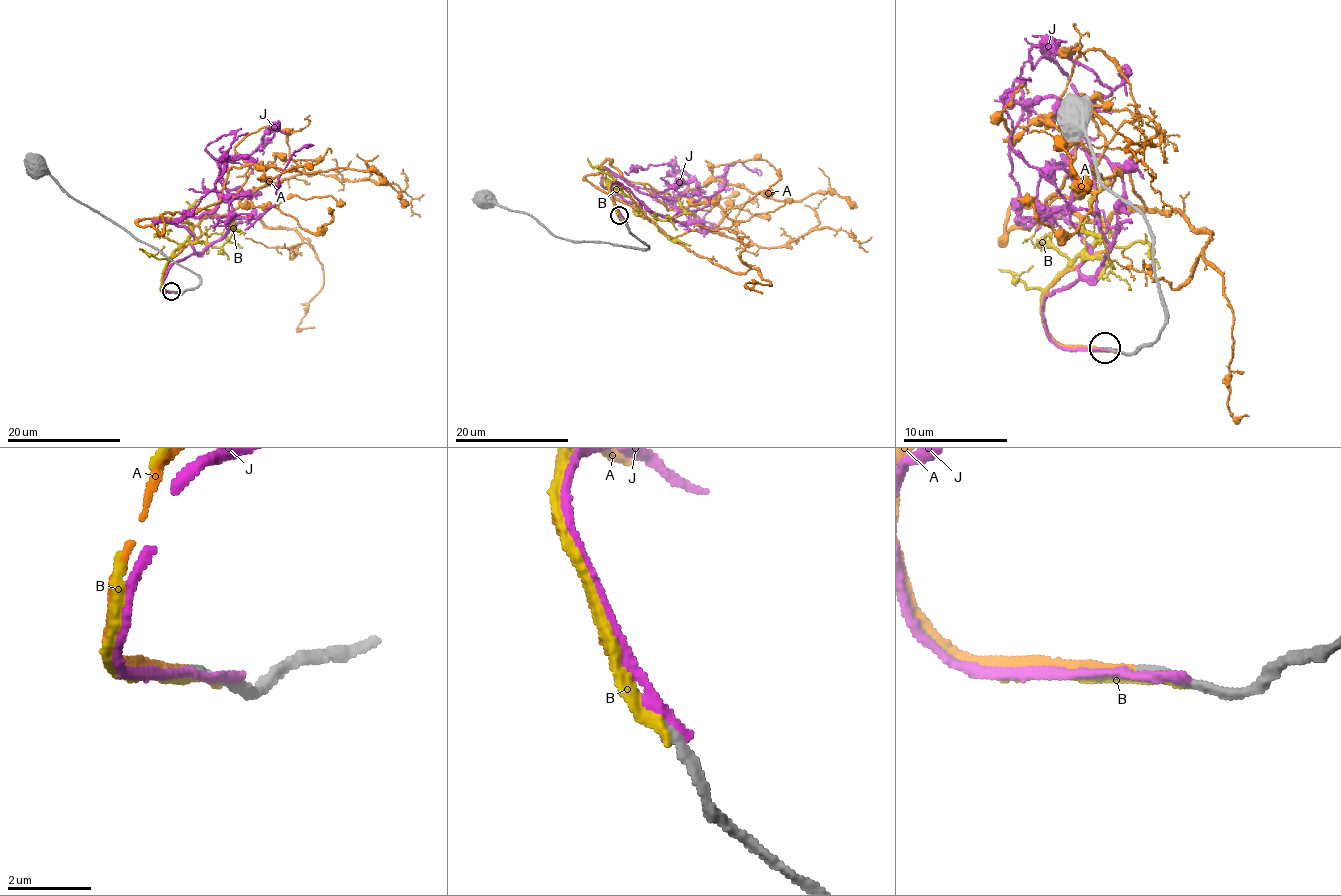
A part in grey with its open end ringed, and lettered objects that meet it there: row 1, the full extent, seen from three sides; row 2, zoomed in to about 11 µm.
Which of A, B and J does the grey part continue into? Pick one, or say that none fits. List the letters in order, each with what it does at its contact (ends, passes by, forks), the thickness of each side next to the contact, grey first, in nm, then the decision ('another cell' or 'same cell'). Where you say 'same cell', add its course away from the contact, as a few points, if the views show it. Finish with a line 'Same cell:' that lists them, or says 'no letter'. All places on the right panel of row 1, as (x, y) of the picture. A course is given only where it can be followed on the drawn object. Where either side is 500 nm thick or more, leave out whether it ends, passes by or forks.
A: it ends; calibres 170 and 190 nm; same cell; course (1105, 347), (1042, 302), (1113, 237), (1045, 213), (1000, 242), (1074, 158), (1040, 119), (1079, 121), (1089, 192)
B: it ends; calibres 240 and 320 nm; another cell
J: it ends; calibres 260 and 300 nm; another cell
Same cell: A

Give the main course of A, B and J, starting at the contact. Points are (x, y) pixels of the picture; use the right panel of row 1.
A: (1105, 347), (1042, 302), (1113, 237), (1045, 213), (1000, 242), (1074, 158), (1040, 119), (1079, 121), (1089, 192)
B: (1110, 349), (1068, 349), (1047, 334), (1042, 297), (1081, 255), (1113, 265), (1105, 242), (1074, 226), (1068, 229)
J: (1110, 349), (1047, 334), (1050, 294), (1087, 281), (1108, 242), (1081, 124), (1050, 98), (1008, 140), (1024, 224)

